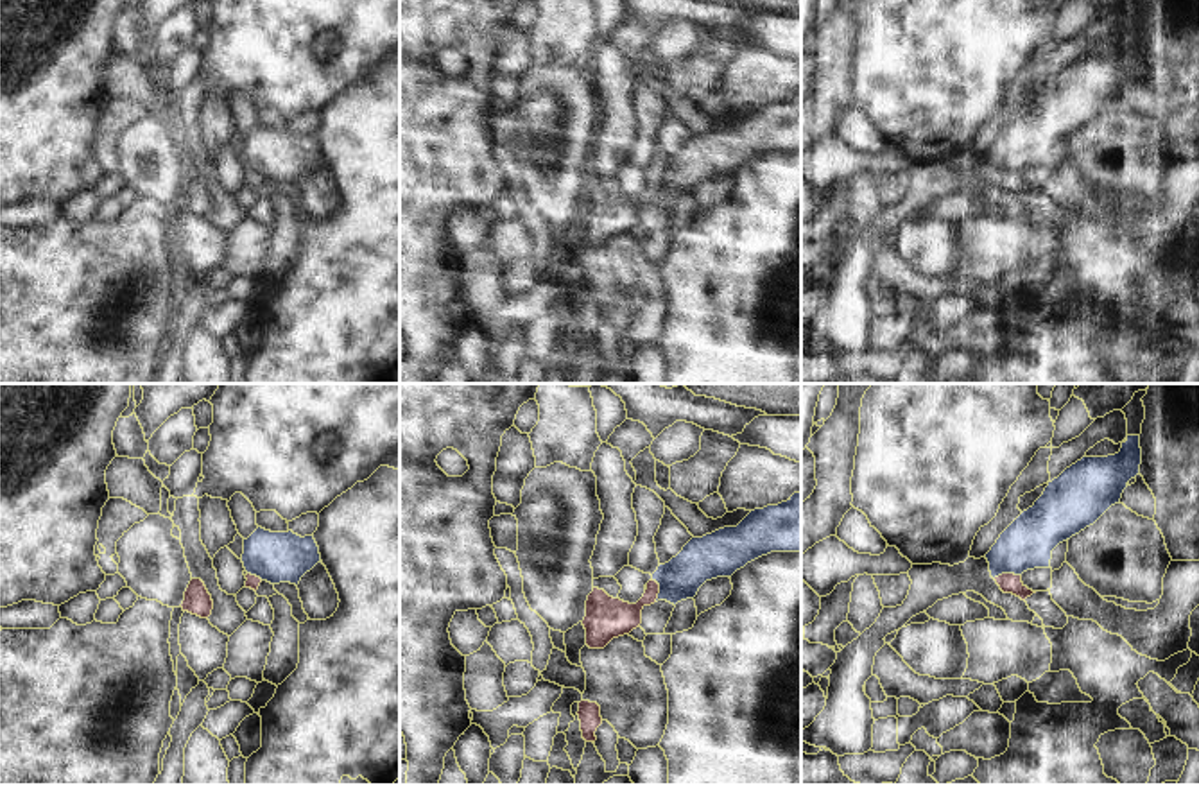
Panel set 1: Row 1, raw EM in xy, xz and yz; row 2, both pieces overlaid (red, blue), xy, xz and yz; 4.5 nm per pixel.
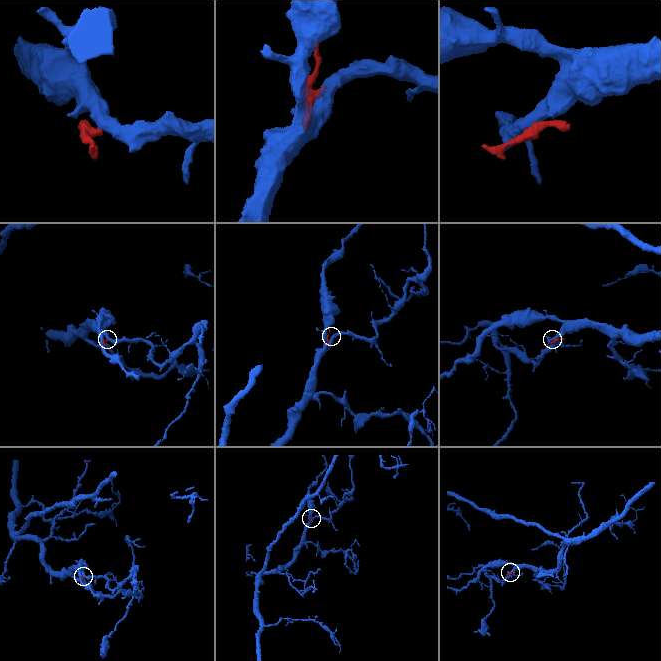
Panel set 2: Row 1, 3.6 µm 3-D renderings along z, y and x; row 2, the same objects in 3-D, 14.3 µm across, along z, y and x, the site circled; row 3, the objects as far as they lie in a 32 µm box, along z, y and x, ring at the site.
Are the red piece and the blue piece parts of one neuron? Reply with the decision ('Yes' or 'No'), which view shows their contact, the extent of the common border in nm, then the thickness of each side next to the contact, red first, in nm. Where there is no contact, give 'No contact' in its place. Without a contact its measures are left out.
No. Touches red in yz. Shared border 130 nm. Thickness 90 nm (red) against 240 nm.

